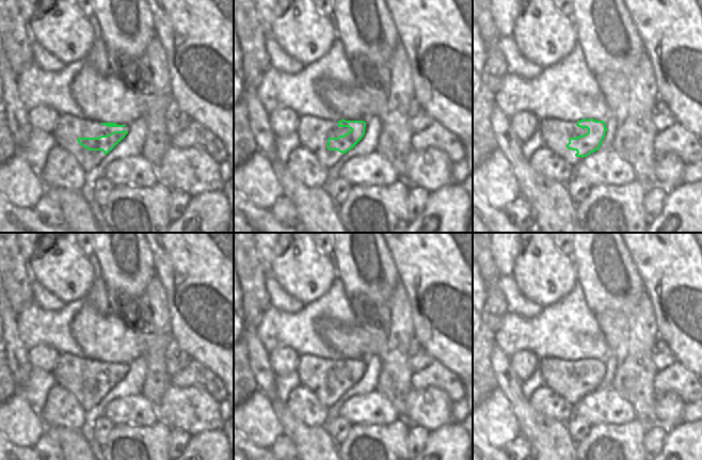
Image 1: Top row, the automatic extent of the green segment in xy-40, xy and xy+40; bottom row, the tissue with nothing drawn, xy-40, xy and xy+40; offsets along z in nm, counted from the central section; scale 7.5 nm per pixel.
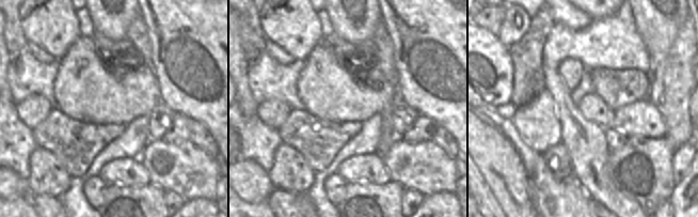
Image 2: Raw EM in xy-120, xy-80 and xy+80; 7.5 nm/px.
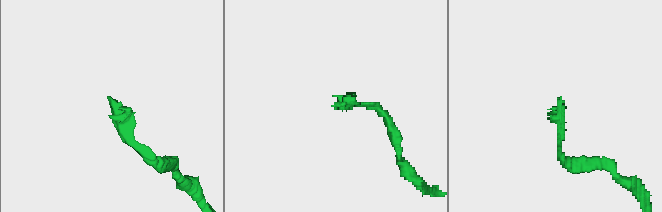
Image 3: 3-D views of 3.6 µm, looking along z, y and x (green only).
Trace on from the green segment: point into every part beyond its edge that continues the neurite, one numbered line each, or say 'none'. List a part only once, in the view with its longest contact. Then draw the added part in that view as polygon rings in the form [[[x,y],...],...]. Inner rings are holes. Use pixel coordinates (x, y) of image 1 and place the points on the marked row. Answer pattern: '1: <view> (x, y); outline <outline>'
none

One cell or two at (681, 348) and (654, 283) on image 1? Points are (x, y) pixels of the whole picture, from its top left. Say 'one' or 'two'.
one

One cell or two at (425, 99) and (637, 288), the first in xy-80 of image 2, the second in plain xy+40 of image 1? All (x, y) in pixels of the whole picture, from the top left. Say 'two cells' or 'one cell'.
two cells

